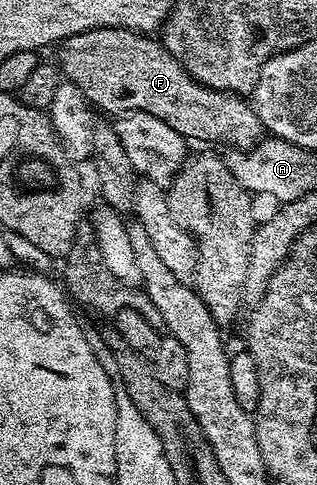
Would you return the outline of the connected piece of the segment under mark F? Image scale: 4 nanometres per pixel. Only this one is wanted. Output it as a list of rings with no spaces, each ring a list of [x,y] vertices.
[[[94,28],[81,34],[73,34],[62,41],[63,53],[57,57],[62,75],[70,83],[77,85],[85,98],[96,109],[114,114],[144,112],[153,114],[153,118],[161,118],[165,126],[173,126],[177,134],[188,142],[208,140],[211,144],[228,144],[231,150],[250,150],[264,139],[265,129],[261,118],[255,112],[254,103],[250,99],[239,96],[236,92],[213,90],[209,86],[199,84],[169,54],[169,50],[154,35],[134,32],[128,28]]]

